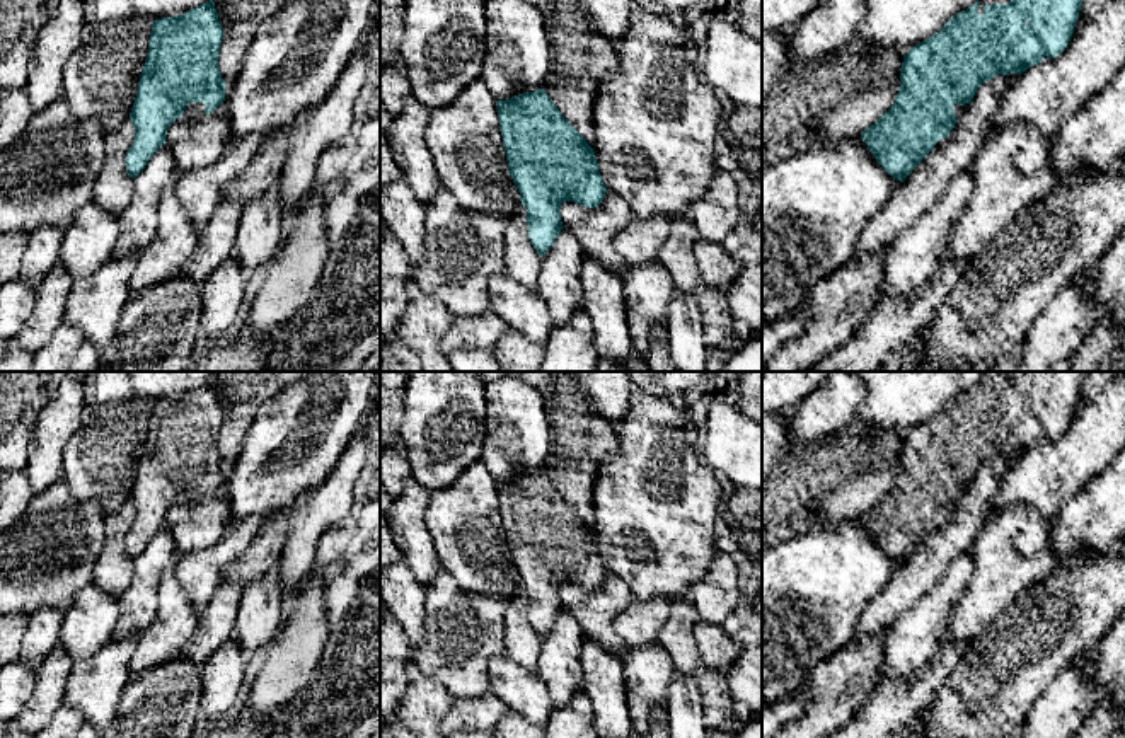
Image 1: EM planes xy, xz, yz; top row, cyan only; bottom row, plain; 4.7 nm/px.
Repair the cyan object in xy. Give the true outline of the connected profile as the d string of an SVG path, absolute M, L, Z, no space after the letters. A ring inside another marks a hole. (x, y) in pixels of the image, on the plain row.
M213 382L182 397L152 404L148 435L130 494L135 520L124 545L131 561L165 525L165 515L176 501L198 501L225 482L225 464L218 452L222 421Z

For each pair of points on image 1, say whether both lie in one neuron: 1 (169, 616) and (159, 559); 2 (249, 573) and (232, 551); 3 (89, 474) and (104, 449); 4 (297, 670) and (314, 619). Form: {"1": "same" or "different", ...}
{"1": "different", "2": "different", "3": "same", "4": "same"}

